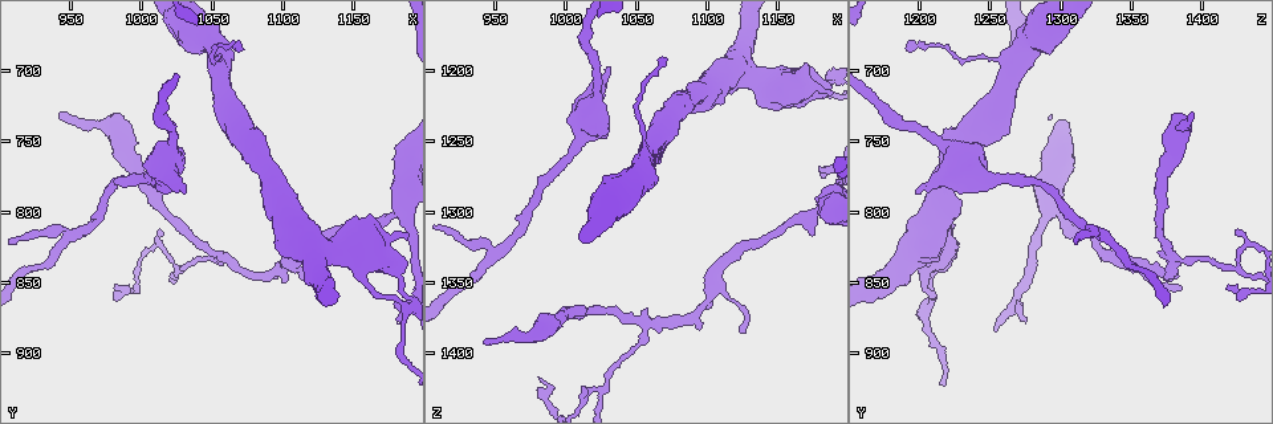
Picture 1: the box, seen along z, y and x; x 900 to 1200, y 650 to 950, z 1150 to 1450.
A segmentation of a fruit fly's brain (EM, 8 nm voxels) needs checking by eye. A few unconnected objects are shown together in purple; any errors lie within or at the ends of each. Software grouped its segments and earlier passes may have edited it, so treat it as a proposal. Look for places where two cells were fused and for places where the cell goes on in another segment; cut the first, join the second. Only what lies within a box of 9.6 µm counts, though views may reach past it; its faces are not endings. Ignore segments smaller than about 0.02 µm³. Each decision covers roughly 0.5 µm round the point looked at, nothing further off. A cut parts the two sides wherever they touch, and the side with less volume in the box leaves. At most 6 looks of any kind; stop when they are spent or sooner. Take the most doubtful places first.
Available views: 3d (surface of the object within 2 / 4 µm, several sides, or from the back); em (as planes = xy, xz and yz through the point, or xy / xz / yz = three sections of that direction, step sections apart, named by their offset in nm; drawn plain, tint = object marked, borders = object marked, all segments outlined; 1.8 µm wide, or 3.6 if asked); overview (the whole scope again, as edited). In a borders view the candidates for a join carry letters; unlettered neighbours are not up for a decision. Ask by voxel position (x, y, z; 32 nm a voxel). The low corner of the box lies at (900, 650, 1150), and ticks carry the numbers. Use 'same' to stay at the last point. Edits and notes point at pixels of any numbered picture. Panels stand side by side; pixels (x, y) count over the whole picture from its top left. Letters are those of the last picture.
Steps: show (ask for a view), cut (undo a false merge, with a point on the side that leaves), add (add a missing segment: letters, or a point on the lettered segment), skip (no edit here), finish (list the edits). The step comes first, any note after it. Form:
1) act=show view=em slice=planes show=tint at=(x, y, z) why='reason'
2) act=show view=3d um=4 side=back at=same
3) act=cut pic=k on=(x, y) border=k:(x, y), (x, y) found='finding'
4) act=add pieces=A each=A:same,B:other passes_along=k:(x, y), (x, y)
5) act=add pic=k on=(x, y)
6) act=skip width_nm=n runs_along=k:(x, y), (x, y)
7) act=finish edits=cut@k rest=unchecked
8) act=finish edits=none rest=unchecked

act=show view=3d um=2 at=(1032, 788, 1200) why='free end'

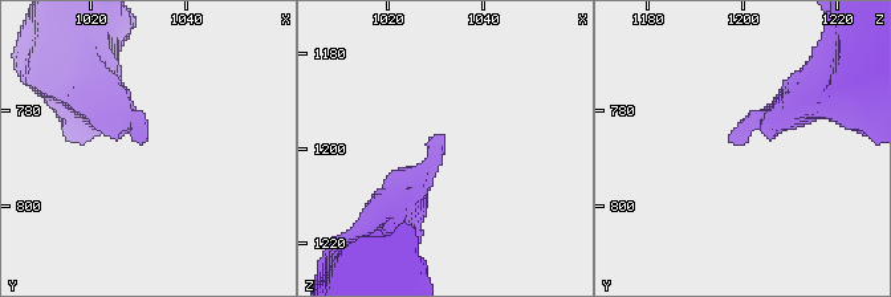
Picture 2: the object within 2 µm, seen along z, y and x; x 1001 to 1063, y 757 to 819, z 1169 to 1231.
act=show view=em slice=planes show=plain at=(1031, 787, 1199) why='need the tissue'

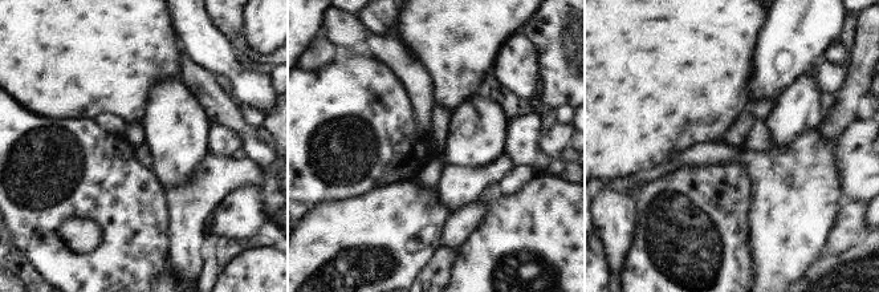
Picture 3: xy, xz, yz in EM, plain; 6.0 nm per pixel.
act=show view=em slice=planes show=borders at=same why='see the neighbours'

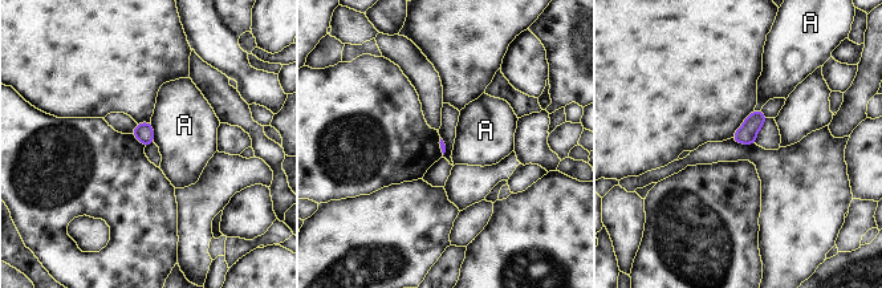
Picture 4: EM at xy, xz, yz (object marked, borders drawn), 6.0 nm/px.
act=skip each=A:other border=4:(150, 122), (154, 130), (154, 141) found='none of them fits'

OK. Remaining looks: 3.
act=show view=em slice=xy step=4 show=borders at=(1176, 866, 1270) why='free end'

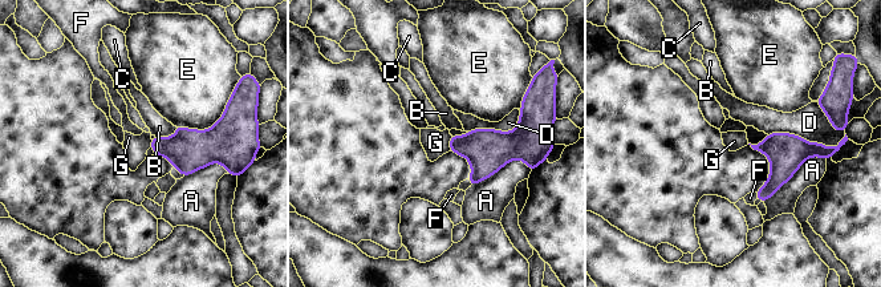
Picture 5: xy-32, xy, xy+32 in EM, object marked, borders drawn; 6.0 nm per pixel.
act=show view=em slice=planes show=borders at=same

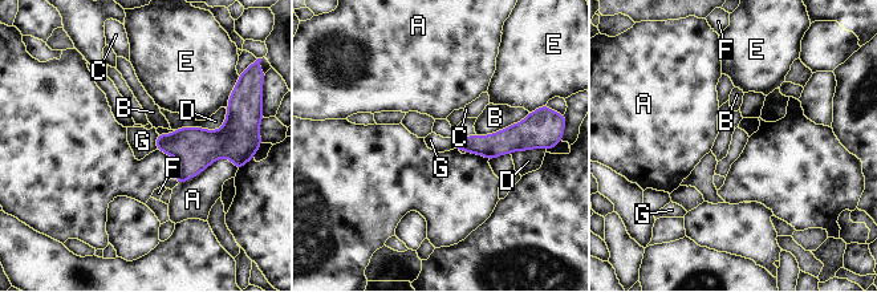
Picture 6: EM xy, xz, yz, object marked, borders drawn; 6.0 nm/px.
act=skip each=A:other,B:other,C:other,D:other,E:other,F:other,G:other border=6:(158, 134), (155, 149) found='no lettered segment goes on from it'

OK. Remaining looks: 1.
act=finish edits=none rest=unchecked

